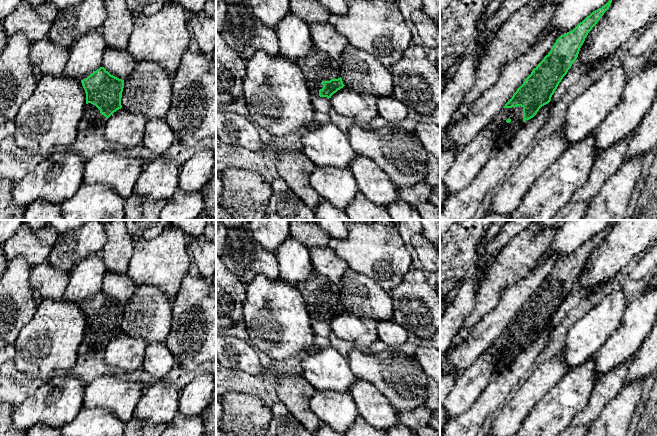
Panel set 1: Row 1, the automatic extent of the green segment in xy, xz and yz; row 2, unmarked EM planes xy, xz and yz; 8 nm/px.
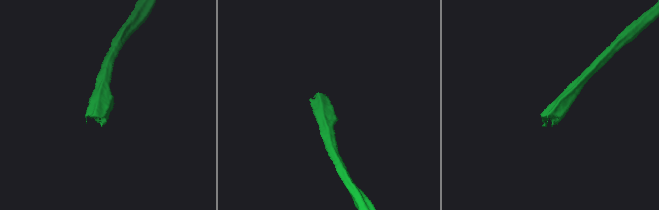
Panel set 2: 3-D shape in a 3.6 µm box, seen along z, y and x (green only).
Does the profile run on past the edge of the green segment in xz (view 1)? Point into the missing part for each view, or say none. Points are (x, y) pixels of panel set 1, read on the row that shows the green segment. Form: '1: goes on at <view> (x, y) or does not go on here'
1: goes on at xz (317, 66)

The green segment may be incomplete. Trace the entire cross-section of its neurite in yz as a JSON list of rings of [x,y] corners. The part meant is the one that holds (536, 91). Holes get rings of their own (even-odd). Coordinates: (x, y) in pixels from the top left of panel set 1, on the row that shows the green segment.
[[[612,0],[593,11],[572,31],[561,35],[550,52],[533,69],[523,84],[495,116],[499,139],[495,152],[511,143],[526,120],[533,118],[539,109],[551,101],[563,77],[577,59],[581,46],[592,28],[609,9]]]

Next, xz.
[[[313,47],[310,53],[296,62],[307,81],[311,94],[331,98],[343,88],[338,60]]]

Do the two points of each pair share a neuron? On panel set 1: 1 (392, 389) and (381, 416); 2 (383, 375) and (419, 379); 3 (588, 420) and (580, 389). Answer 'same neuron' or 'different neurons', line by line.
1: different neurons
2: same neuron
3: different neurons

